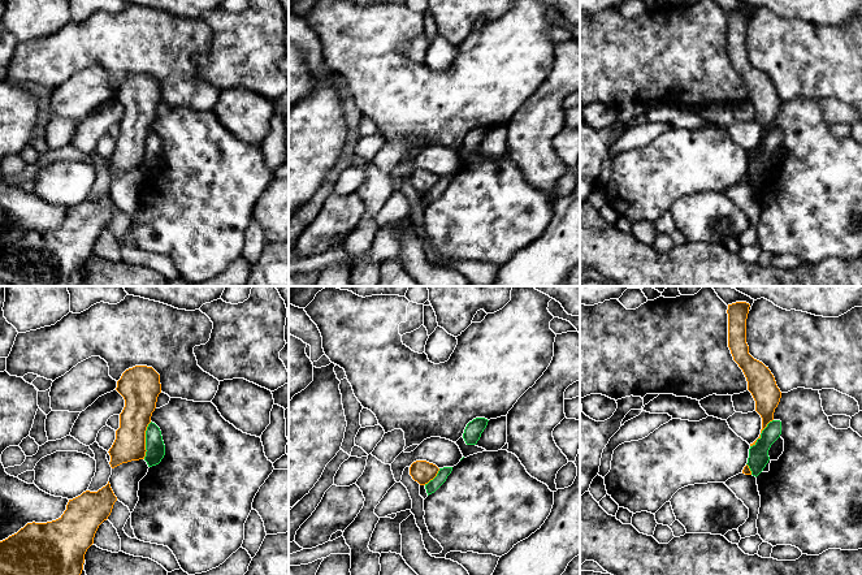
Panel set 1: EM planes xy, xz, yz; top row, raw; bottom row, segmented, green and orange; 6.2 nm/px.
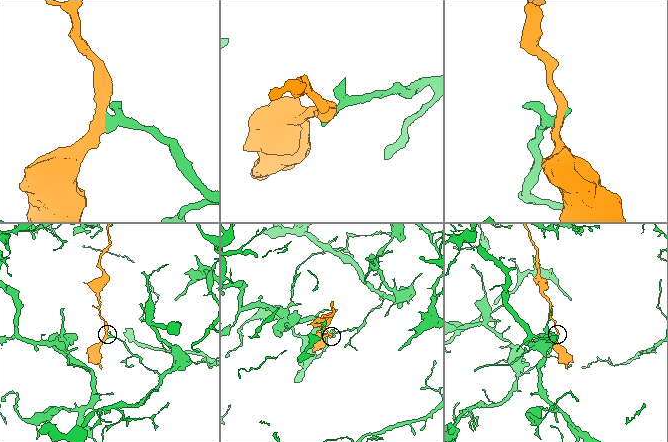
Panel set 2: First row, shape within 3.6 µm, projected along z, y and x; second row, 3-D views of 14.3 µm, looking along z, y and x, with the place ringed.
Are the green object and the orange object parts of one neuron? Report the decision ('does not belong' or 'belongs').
does not belong

